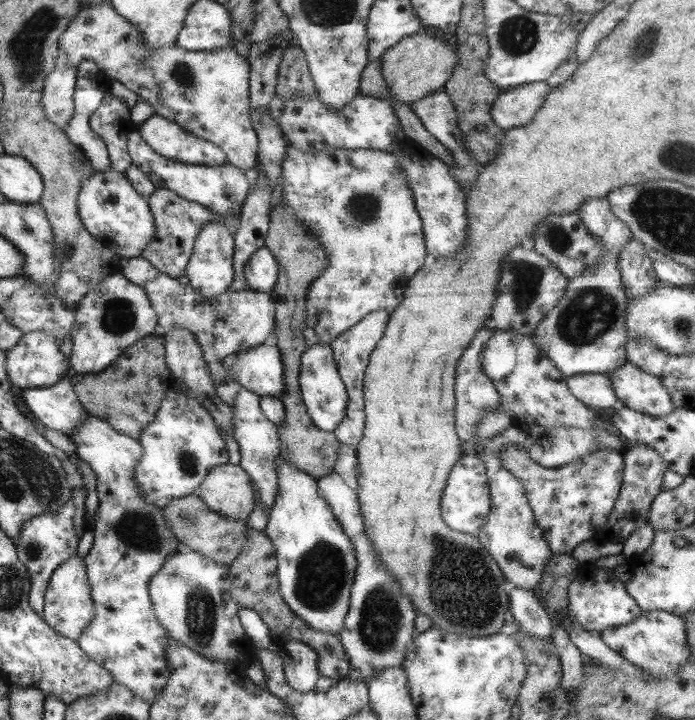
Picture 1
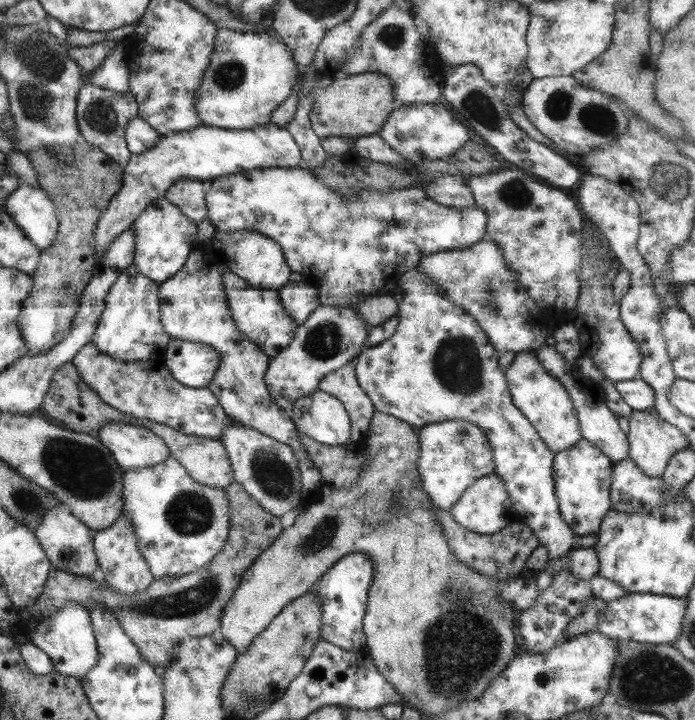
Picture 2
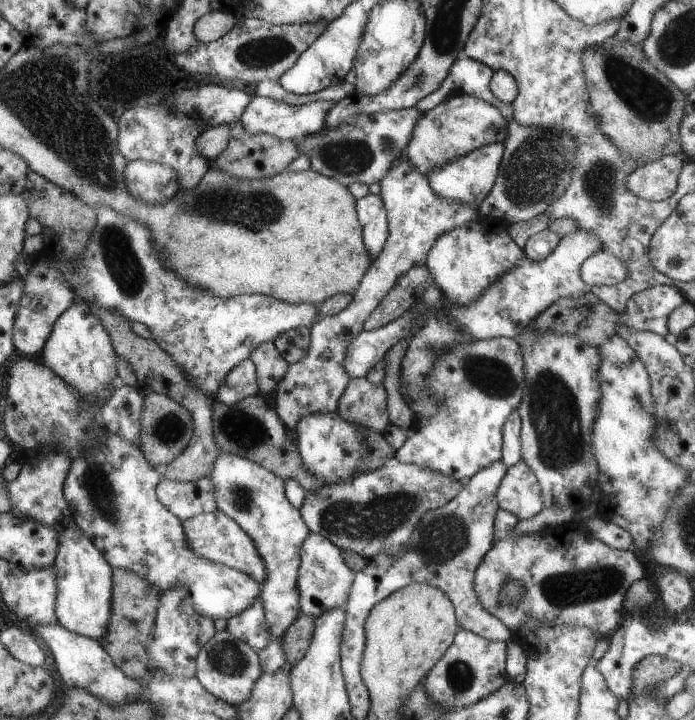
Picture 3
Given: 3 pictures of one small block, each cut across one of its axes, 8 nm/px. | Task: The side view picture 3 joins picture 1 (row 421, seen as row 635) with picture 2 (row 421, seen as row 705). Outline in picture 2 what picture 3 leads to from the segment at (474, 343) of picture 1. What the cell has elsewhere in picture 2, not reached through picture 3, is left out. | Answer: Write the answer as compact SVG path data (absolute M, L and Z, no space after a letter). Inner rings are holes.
M449 419L419 427L416 433L419 441L417 479L436 508L447 512L471 483L493 473L495 463L491 447L485 433L477 425L463 419Z

